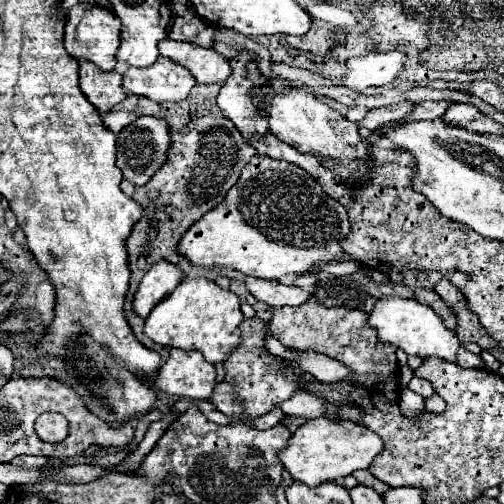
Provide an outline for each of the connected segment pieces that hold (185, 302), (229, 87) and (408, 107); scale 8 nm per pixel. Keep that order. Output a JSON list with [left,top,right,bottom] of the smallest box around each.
[[145,278,243,364],[217,50,269,140],[361,100,417,130]]

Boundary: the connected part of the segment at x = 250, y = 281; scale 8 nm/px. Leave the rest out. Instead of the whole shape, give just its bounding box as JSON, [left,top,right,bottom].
[245,278,309,308]

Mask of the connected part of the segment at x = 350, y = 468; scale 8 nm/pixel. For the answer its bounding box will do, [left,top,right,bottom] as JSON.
[279,416,383,486]

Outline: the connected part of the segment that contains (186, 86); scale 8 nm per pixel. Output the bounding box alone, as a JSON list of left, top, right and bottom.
[123,58,197,102]

